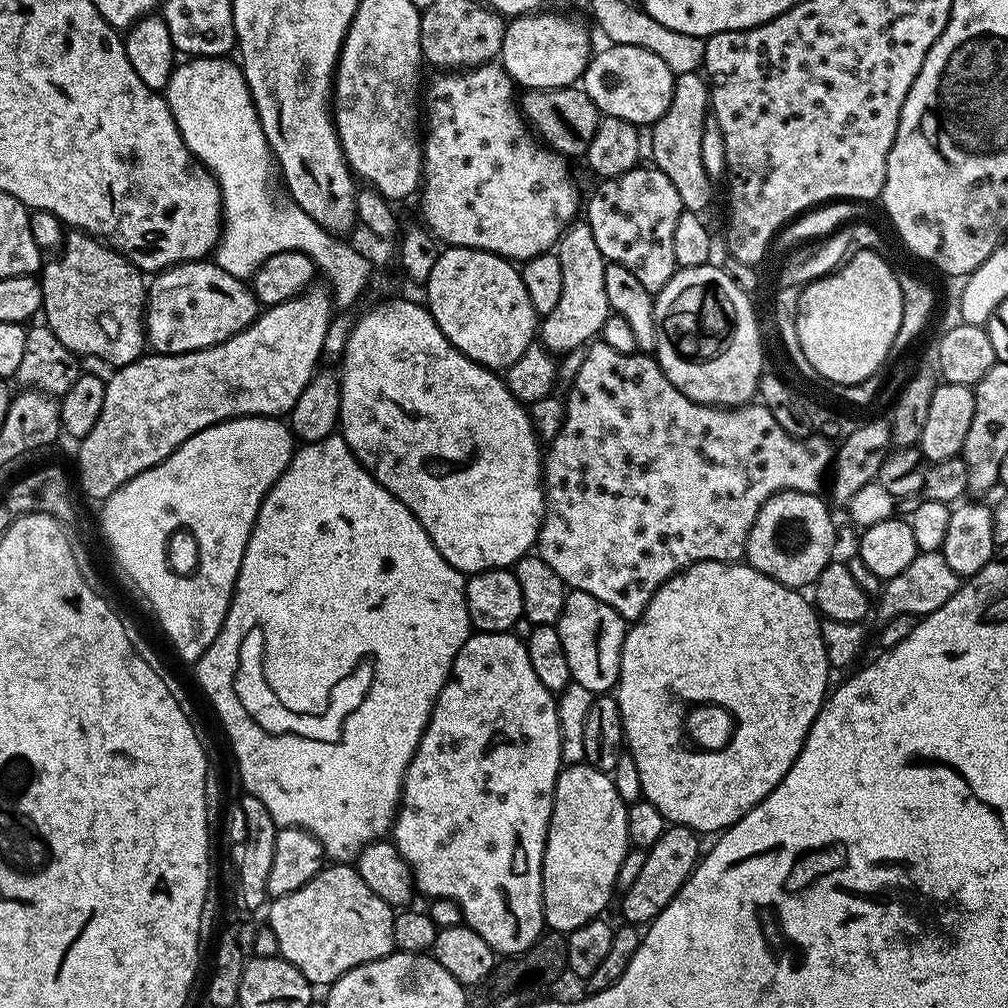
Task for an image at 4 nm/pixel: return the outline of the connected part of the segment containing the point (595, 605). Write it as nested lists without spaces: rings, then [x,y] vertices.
[[[575,590],[564,598],[562,614],[554,627],[562,638],[566,650],[566,666],[570,666],[571,683],[586,686],[594,694],[608,694],[620,678],[620,659],[624,645],[626,622],[606,602],[598,602],[594,594]]]

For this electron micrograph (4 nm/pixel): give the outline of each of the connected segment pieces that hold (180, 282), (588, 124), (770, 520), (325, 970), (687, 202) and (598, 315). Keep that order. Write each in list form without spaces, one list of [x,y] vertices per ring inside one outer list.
[[[187,260],[185,264],[176,264],[155,273],[146,288],[144,301],[144,334],[146,344],[153,353],[161,356],[177,356],[183,352],[193,352],[226,342],[234,334],[246,330],[252,325],[262,311],[256,295],[245,281],[226,274],[214,262]]]
[[[583,87],[528,90],[519,97],[518,107],[529,128],[547,147],[565,158],[583,157],[598,130],[602,114]]]
[[[779,492],[771,496],[760,507],[758,518],[748,535],[747,563],[762,574],[782,582],[788,588],[804,590],[815,585],[818,574],[827,564],[833,563],[832,551],[836,548],[836,524],[832,521],[832,512],[820,501],[821,497],[814,492]]]
[[[348,862],[329,863],[321,868],[314,879],[306,882],[306,886],[294,890],[294,894],[275,897],[267,905],[267,912],[266,924],[274,930],[274,938],[278,938],[280,955],[289,960],[313,986],[319,984],[331,986],[335,980],[342,978],[342,974],[366,962],[374,962],[389,956],[395,949],[393,942],[395,909],[382,898],[378,898],[378,895],[366,886],[366,882],[359,876],[355,867]]]
[[[699,71],[676,76],[674,94],[666,114],[651,125],[652,160],[659,172],[670,178],[683,211],[704,214],[712,200],[712,180],[704,165],[704,123],[710,120],[710,85]]]
[[[573,222],[565,228],[558,245],[558,255],[562,262],[562,298],[558,298],[558,306],[554,306],[554,310],[550,310],[550,314],[538,324],[539,339],[553,354],[583,349],[599,337],[596,335],[610,317],[604,277],[606,261],[602,250],[598,250],[598,242],[594,242],[588,223]]]

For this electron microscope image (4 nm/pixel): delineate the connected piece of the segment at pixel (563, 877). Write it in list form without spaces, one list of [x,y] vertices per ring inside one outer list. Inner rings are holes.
[[[587,762],[567,765],[556,779],[556,793],[552,799],[552,817],[548,823],[548,837],[544,843],[544,922],[551,931],[561,934],[572,932],[578,926],[597,919],[617,891],[618,870],[624,855],[630,850],[626,834],[628,805],[614,790],[611,775]]]

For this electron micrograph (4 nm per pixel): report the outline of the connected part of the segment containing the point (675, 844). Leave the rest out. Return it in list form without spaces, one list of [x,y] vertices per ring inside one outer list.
[[[665,827],[662,838],[658,838],[658,842],[654,842],[654,846],[647,849],[646,863],[638,873],[636,881],[630,887],[623,889],[621,896],[624,897],[620,900],[620,912],[627,923],[647,926],[654,917],[662,914],[662,910],[666,910],[666,906],[670,906],[678,890],[687,882],[688,875],[700,862],[702,855],[700,840],[701,837],[691,828]]]

